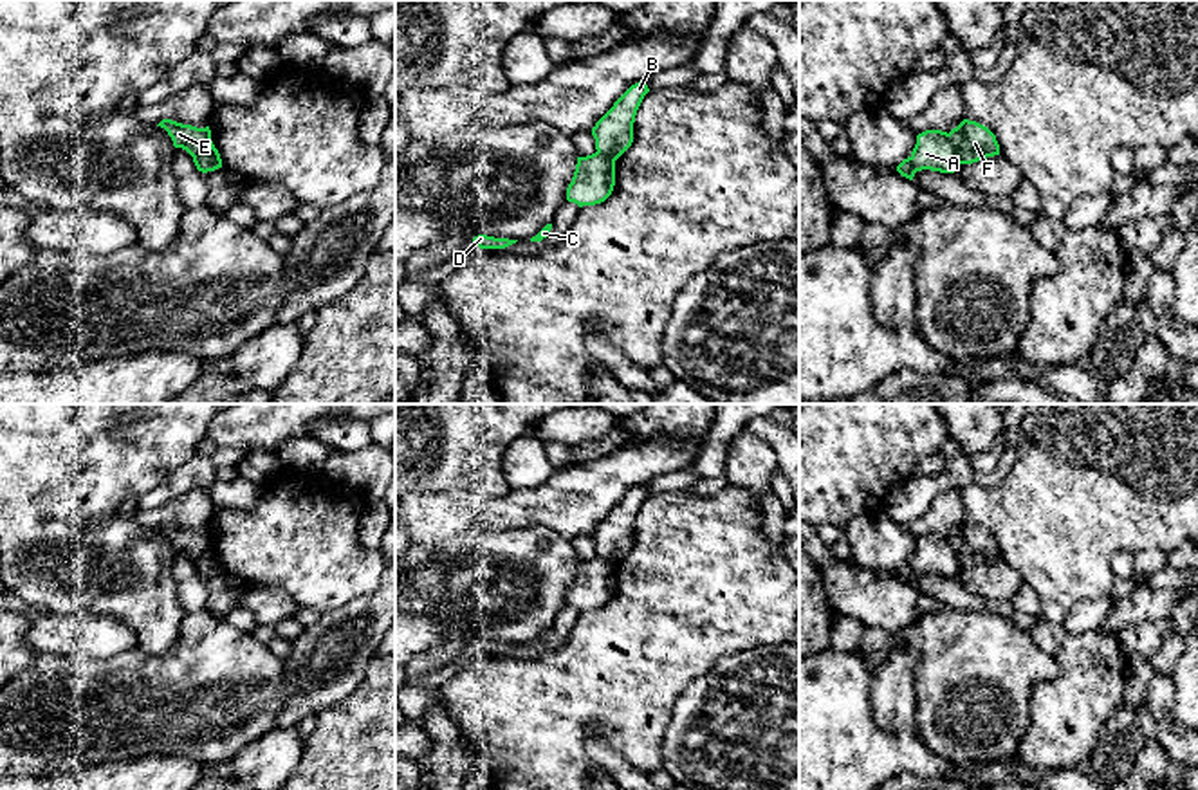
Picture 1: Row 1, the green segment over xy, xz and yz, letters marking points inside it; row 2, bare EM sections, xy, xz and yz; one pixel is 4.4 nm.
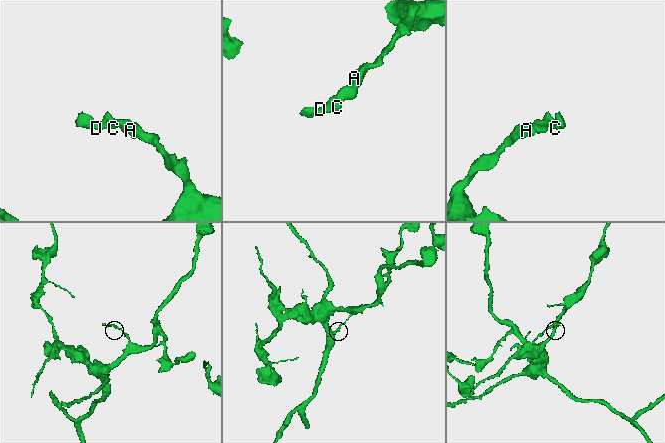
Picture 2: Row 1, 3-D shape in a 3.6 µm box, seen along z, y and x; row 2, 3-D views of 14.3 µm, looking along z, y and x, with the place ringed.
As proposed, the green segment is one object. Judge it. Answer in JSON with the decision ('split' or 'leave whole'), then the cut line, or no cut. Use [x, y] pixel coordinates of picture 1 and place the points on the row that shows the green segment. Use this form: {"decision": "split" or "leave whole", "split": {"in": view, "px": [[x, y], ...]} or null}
{"decision": "split", "split": {"in": "yz", "px": [[948, 134], [960, 163]]}}

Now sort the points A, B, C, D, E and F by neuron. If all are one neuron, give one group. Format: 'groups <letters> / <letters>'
groups A B / C D E F

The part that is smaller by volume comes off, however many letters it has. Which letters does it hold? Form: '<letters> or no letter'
C, D, E, F

